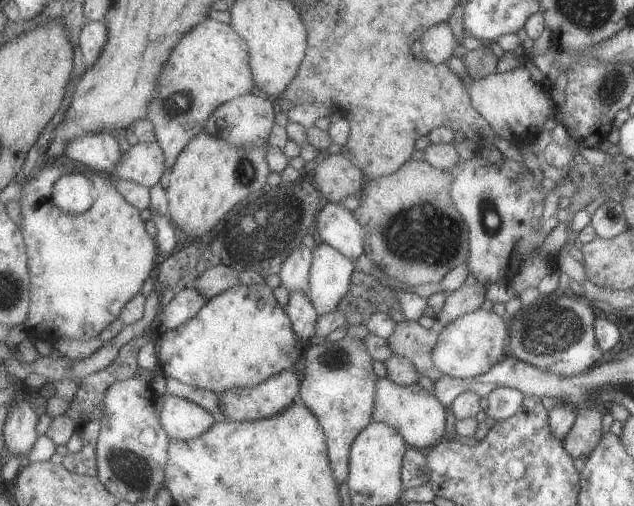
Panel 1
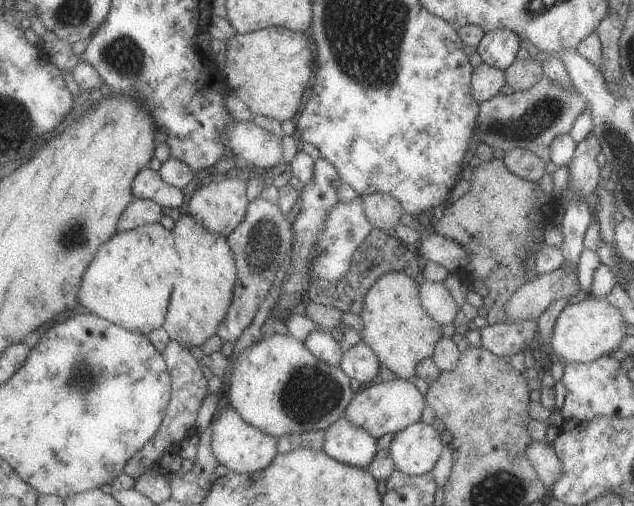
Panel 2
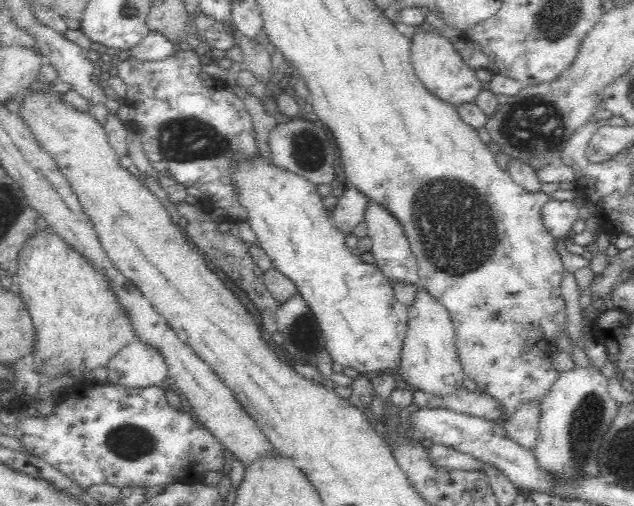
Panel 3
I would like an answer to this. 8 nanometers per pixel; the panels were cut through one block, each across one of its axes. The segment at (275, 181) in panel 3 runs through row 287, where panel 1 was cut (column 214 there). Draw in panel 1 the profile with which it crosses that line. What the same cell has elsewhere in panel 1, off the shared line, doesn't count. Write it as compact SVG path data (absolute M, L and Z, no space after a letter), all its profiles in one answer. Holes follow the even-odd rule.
M241 283L241 286L233 286L231 290L210 298L197 316L183 322L179 328L163 331L157 357L166 378L220 395L231 388L259 386L271 376L295 370L302 349L299 339L286 308L277 302L275 290L269 284L249 286Z

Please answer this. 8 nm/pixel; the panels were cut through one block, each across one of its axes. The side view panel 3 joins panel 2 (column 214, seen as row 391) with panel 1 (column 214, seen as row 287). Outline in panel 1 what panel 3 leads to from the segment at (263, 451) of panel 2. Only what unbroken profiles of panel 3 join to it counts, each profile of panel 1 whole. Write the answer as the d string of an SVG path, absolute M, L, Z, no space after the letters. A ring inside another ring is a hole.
M177 395L166 396L161 417L170 438L179 440L199 438L216 423L216 418L206 408Z

